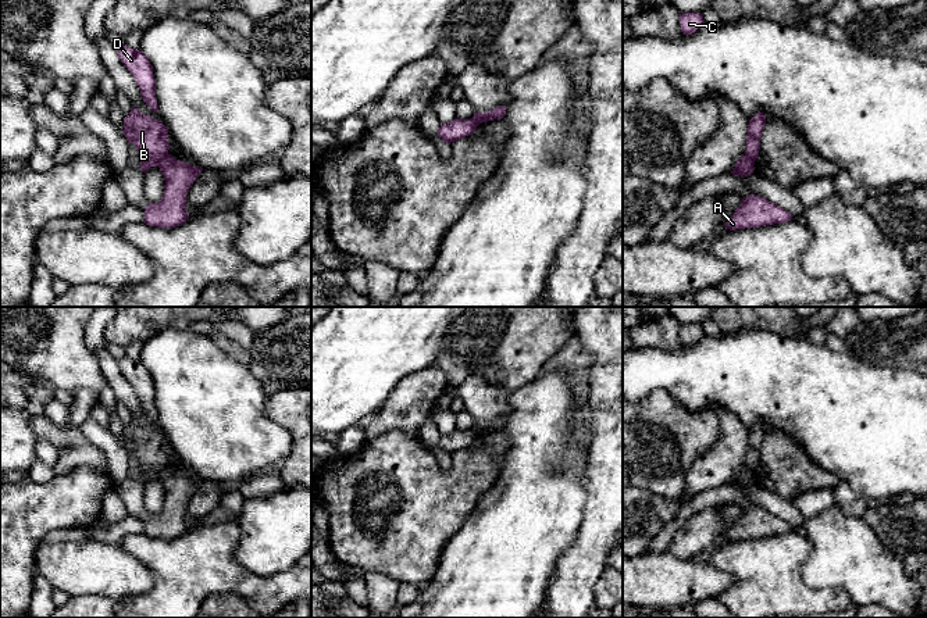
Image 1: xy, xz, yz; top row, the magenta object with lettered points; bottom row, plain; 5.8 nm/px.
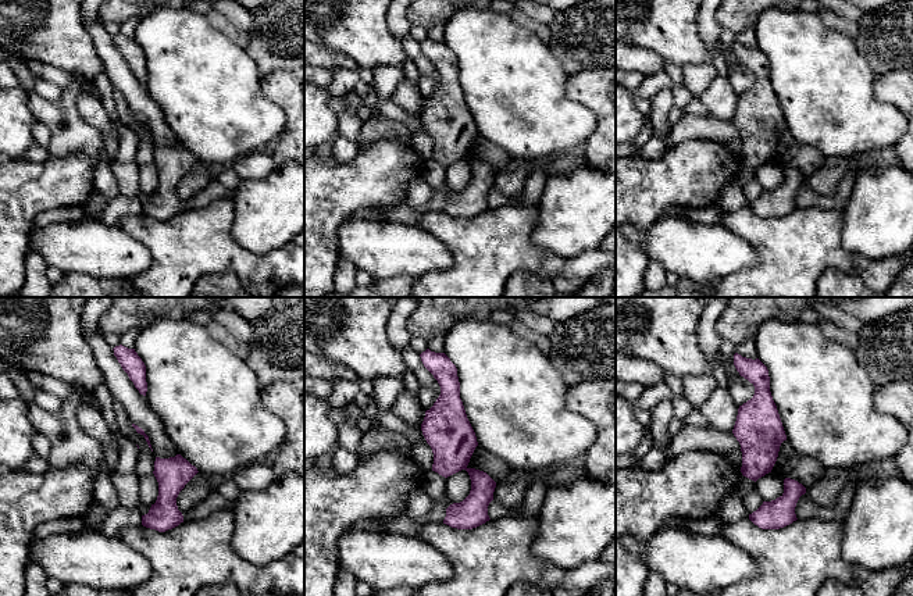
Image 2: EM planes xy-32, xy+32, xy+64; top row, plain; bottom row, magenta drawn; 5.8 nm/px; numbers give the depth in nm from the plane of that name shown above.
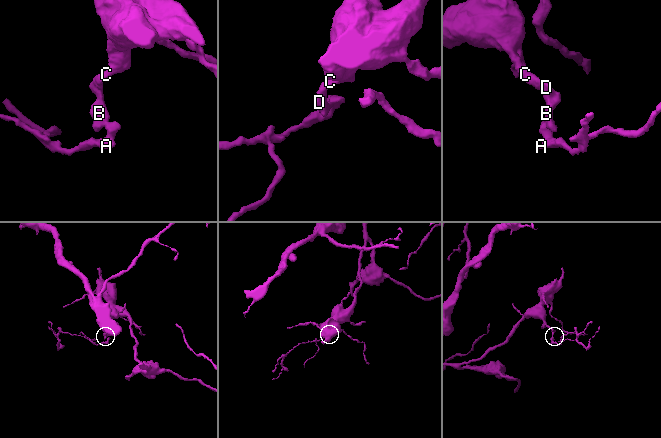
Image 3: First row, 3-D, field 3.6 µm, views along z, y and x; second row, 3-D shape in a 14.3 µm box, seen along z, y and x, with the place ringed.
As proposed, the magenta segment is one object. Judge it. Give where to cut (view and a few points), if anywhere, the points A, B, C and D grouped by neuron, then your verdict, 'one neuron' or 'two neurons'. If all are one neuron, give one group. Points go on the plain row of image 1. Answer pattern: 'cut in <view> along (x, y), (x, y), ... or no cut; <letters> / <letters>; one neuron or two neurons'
cut in xy along (168, 465), (157, 477); A / B C D; two neurons

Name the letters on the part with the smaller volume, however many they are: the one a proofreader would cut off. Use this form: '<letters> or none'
A

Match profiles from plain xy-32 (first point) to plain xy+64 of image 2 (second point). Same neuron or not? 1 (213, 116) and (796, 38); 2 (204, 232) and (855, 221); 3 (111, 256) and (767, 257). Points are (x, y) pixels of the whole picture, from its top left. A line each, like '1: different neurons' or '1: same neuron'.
1: same neuron
2: different neurons
3: different neurons

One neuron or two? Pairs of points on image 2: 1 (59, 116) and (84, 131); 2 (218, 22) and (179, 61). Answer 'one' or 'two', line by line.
1: one
2: two

